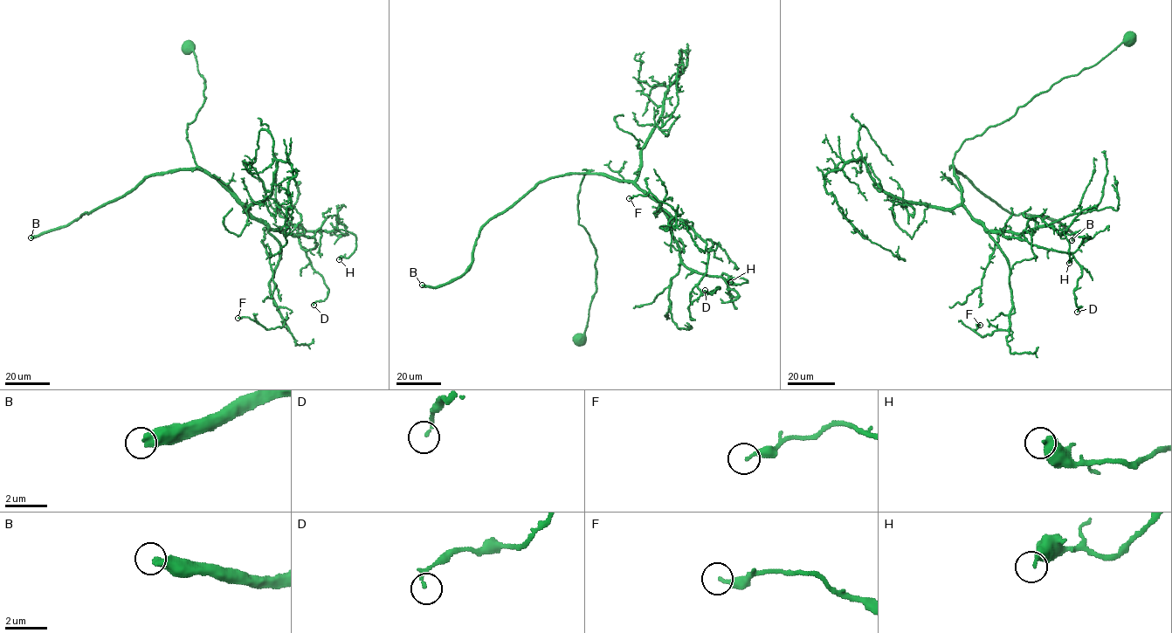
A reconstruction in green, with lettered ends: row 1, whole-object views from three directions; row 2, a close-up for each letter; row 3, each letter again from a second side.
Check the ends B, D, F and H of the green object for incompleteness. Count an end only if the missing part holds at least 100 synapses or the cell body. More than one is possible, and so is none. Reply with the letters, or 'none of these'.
B

